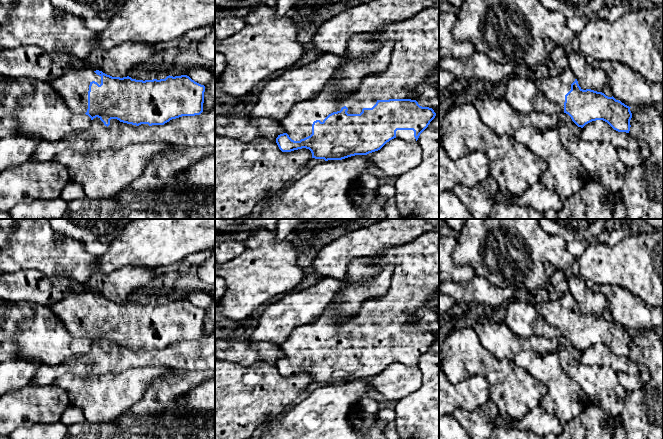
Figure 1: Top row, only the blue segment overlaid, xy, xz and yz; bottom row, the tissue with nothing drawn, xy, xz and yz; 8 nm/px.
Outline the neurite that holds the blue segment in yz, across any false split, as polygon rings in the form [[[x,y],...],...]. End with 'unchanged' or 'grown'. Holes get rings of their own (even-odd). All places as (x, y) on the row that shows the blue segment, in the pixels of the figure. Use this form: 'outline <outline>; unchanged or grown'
outline [[[569,68],[561,70],[555,76],[540,78],[536,81],[536,84],[538,89],[550,102],[563,107],[563,112],[568,114],[578,127],[583,128],[592,121],[603,120],[614,130],[629,133],[631,127],[630,120],[632,118],[631,107],[616,100],[613,96],[606,96],[602,92],[591,89],[583,90]]]; grown

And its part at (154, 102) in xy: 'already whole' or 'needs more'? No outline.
needs more

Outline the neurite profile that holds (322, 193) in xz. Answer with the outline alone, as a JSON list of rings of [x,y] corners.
[[[355,155],[342,160],[328,160],[310,168],[309,172],[301,179],[293,182],[286,190],[279,191],[267,198],[268,203],[263,207],[259,219],[361,219],[364,211],[347,199],[347,192],[351,184],[372,166],[367,155]]]

